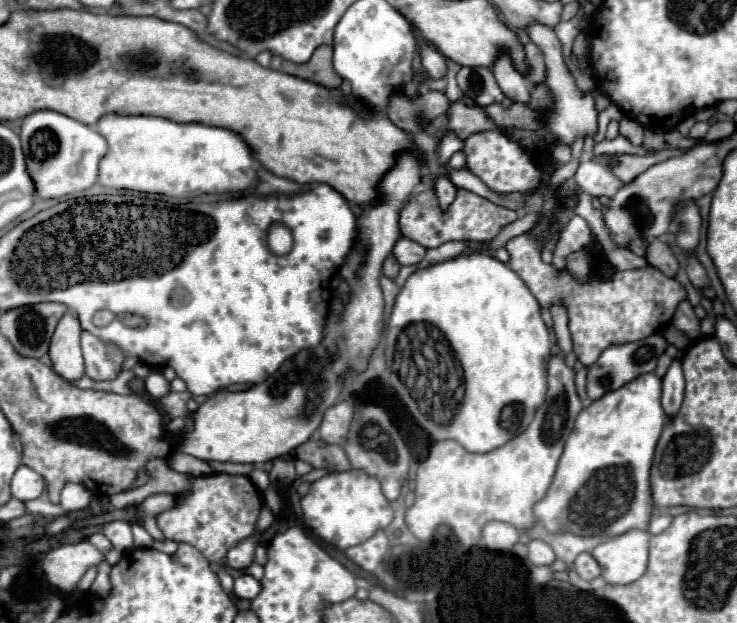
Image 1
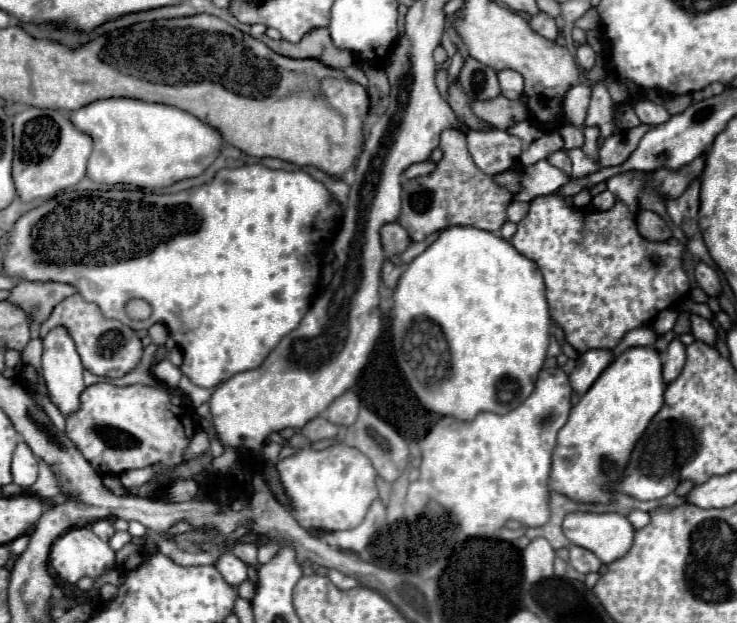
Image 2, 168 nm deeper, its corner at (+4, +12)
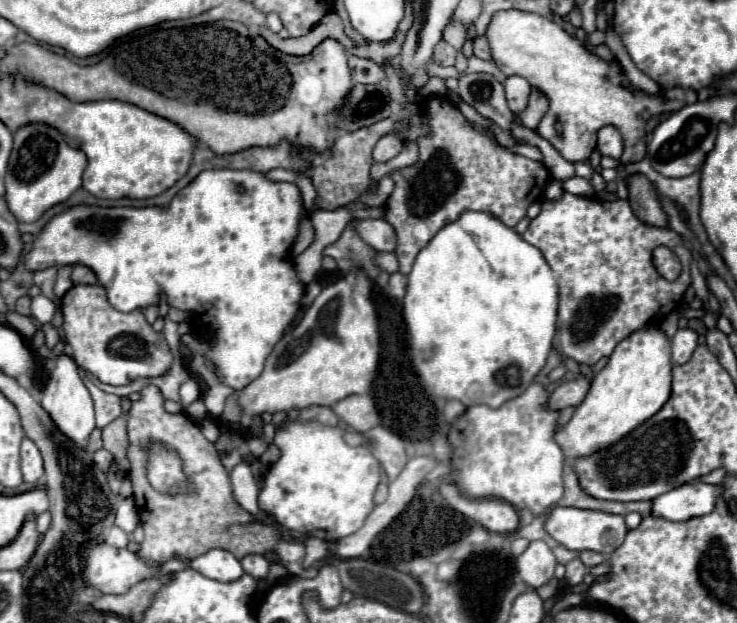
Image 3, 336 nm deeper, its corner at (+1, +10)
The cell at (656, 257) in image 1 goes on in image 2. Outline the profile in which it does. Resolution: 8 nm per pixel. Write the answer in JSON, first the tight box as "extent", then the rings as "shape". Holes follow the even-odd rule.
{"extent":[637,210,671,242],"shape":[[[639,210],[639,214],[637,214],[637,228],[639,228],[641,236],[645,236],[647,240],[665,242],[665,240],[671,238],[671,228],[653,210]]]}

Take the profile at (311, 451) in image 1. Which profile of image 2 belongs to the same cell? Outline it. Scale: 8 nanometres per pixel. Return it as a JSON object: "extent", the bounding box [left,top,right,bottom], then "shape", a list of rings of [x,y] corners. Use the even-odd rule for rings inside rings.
{"extent":[301,418,339,442],"shape":[[[325,418],[309,420],[301,428],[301,434],[305,434],[311,442],[317,442],[317,440],[323,440],[323,438],[333,438],[333,436],[337,436],[337,432],[339,432],[339,426],[337,424],[331,424]]]}

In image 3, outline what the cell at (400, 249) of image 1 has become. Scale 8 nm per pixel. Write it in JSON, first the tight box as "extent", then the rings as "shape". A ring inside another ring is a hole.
{"extent":[356,218,398,252],"shape":[[[386,218],[360,220],[356,230],[362,236],[362,240],[366,244],[370,244],[372,248],[376,248],[378,252],[394,252],[398,238],[396,238],[396,232]]]}

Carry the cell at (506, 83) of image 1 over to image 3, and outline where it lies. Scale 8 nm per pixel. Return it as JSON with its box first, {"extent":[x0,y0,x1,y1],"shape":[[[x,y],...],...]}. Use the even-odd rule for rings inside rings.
{"extent":[504,76,530,112],"shape":[[[508,76],[504,82],[504,90],[506,90],[506,100],[512,112],[522,110],[522,106],[526,106],[526,98],[530,96],[530,84],[522,78],[522,76]]]}

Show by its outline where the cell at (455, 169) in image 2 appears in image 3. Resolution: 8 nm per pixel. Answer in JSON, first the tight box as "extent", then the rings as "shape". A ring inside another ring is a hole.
{"extent":[386,98,550,274],"shape":[[[426,98],[422,110],[432,120],[432,134],[418,142],[420,158],[414,166],[392,172],[396,188],[386,202],[386,220],[398,234],[396,256],[402,274],[410,272],[418,252],[442,226],[458,220],[468,210],[492,214],[504,226],[514,228],[550,182],[550,172],[542,162],[510,154],[506,148],[496,146],[466,122],[452,100]]]}

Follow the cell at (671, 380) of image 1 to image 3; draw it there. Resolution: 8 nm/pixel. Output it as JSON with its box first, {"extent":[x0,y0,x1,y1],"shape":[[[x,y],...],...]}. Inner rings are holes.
{"extent":[672,328,698,366],"shape":[[[690,328],[678,330],[672,338],[672,364],[680,366],[692,358],[692,352],[698,346],[698,334]]]}

